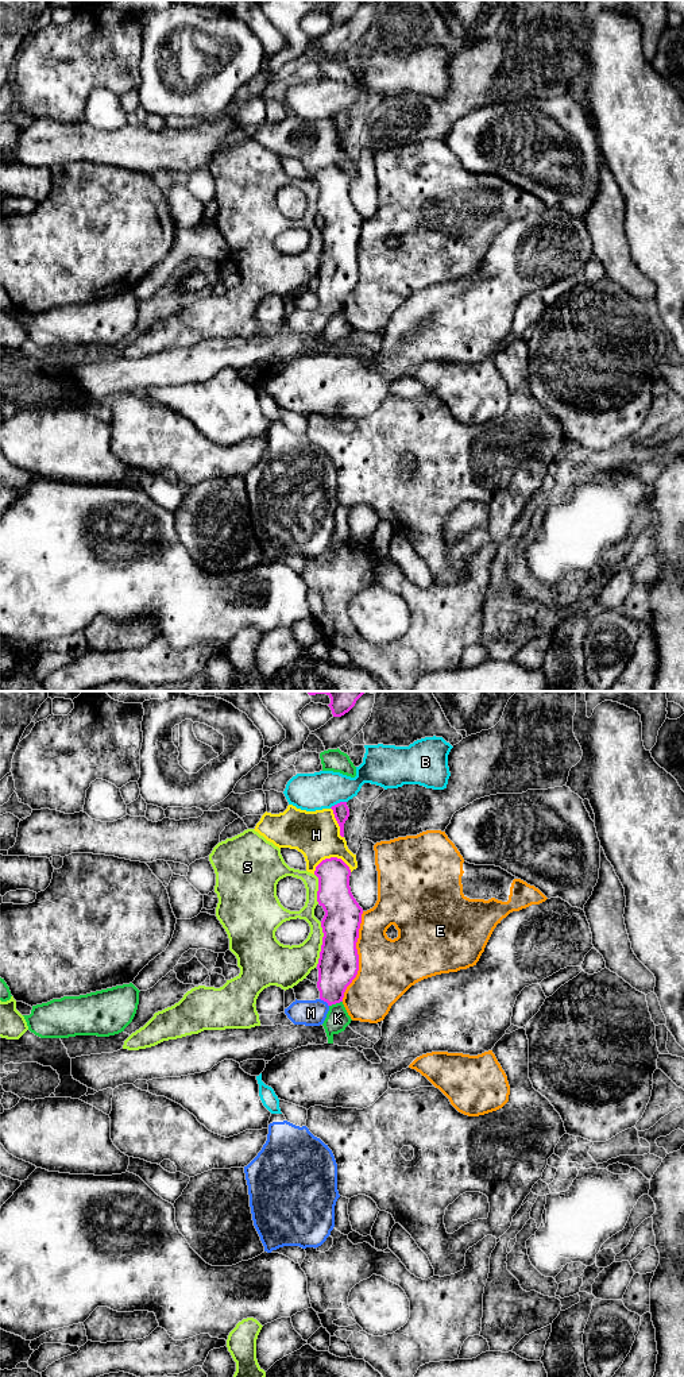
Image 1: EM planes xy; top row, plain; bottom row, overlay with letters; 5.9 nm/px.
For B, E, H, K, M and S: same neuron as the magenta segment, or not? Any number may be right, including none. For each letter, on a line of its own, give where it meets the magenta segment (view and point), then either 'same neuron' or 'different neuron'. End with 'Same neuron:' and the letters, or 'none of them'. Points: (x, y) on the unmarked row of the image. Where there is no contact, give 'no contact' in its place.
B: xy (337, 112) | different neuron
E: xy (358, 265) | different neuron
H: xy (331, 166) | different neuron
K: xy (335, 312) | different neuron
M: xy (325, 309) | same neuron
S: xy (323, 253) | different neuron
Same neuron: M

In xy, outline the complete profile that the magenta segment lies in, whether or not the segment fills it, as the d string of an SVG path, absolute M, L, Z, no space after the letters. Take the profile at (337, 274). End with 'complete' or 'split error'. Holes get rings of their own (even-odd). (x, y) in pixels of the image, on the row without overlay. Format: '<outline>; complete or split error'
M337 166L322 169L314 180L318 186L317 211L324 217L322 254L317 273L320 306L294 309L285 323L294 333L320 335L329 316L343 310L347 296L359 279L356 251L363 217L349 196L349 176Z; split error

